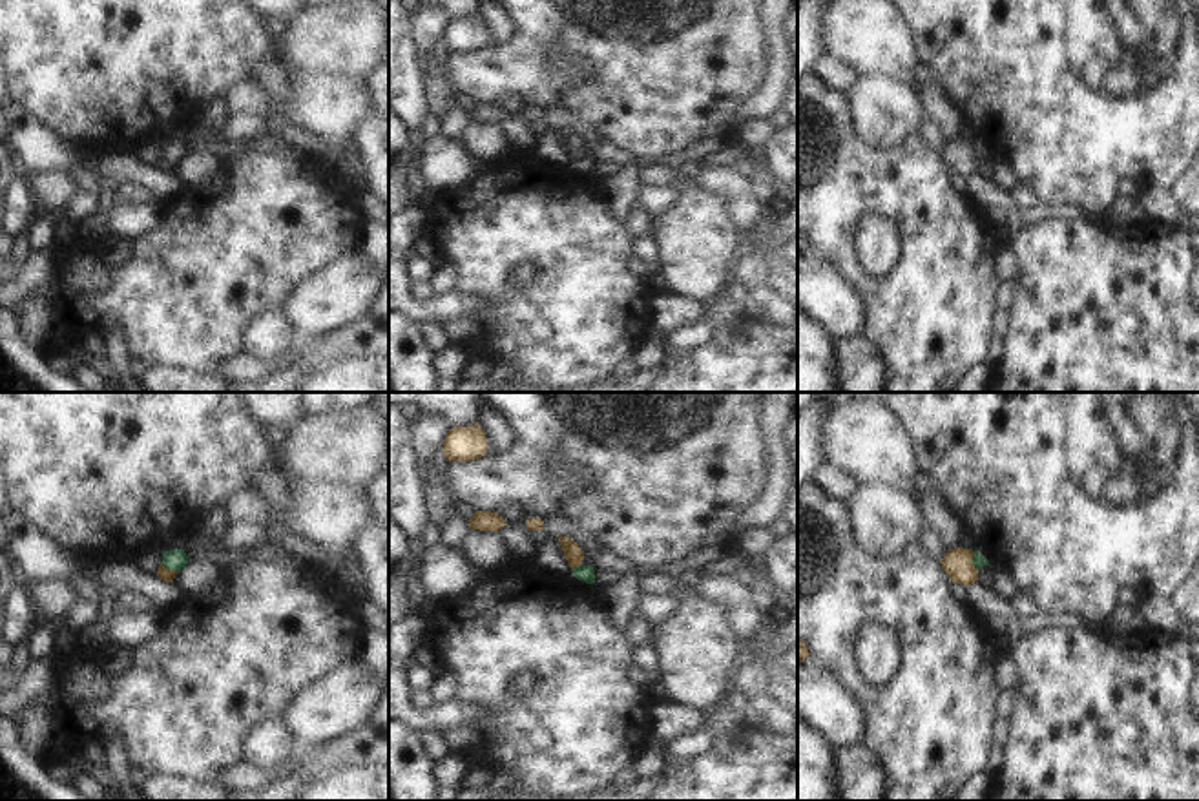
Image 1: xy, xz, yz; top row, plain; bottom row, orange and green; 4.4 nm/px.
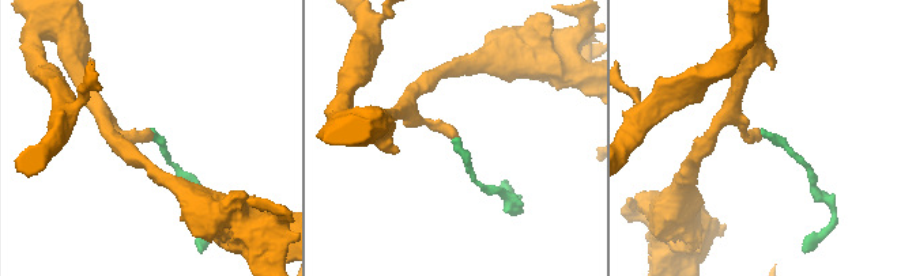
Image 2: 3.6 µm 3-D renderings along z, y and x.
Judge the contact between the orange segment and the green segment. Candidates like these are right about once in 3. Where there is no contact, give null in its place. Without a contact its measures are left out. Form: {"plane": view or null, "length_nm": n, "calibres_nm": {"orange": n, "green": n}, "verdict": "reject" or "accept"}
{"plane": "yz", "length_nm": 90, "calibres_nm": {"orange": 130, "green": 60}, "verdict": "accept"}

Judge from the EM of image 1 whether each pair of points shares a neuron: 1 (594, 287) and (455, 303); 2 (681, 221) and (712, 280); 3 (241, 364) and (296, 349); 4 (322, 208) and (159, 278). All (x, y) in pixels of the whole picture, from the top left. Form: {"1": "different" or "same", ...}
{"1": "different", "2": "same", "3": "same", "4": "same"}

